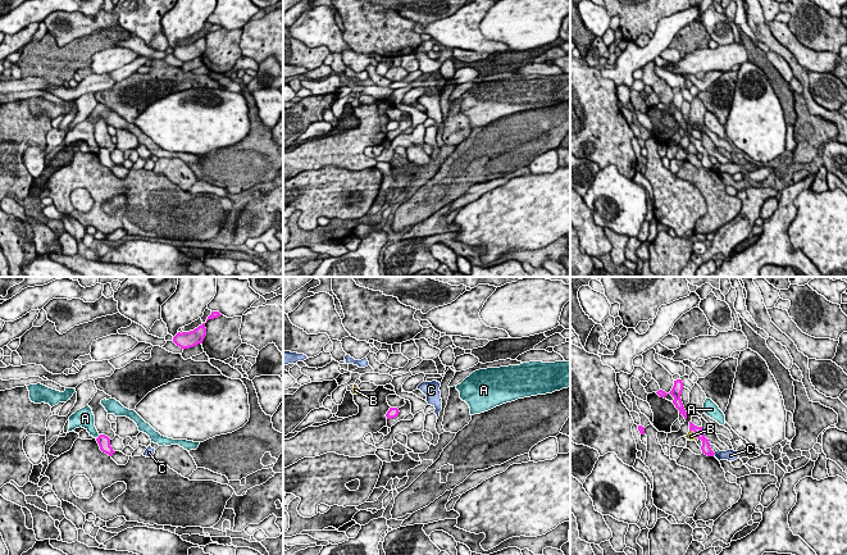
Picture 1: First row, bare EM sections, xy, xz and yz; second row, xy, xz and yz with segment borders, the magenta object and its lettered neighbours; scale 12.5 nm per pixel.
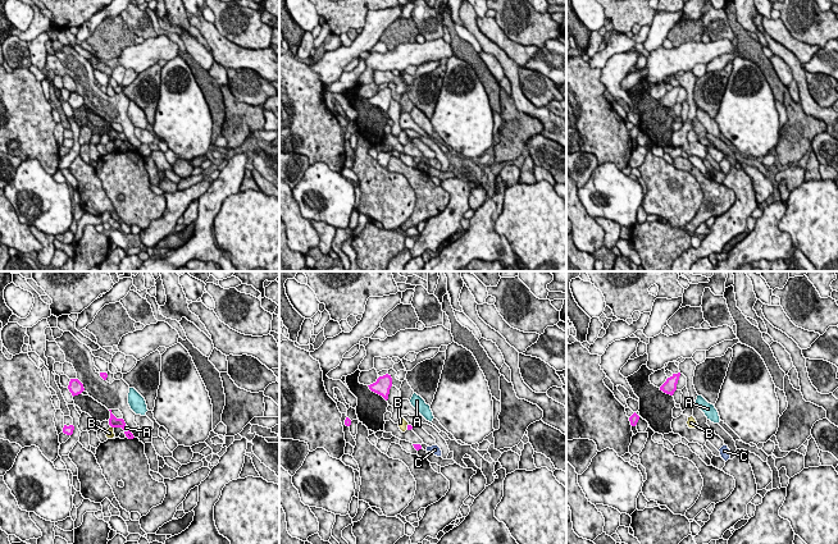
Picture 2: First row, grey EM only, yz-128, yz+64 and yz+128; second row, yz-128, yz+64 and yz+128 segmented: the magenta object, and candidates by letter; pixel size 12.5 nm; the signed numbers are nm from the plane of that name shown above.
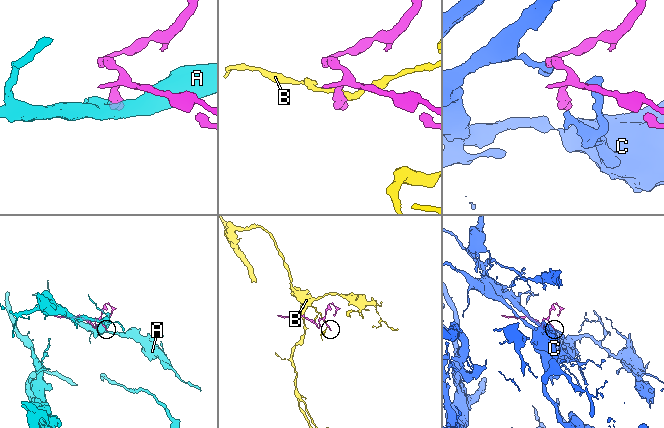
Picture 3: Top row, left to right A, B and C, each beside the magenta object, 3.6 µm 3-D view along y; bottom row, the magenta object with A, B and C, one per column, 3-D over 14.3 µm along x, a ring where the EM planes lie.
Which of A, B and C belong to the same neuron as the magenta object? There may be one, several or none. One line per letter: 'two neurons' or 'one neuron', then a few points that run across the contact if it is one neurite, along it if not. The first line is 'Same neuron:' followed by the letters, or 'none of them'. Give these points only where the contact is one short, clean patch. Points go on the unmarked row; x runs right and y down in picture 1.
Same neuron: none of them
A: two neurons | xy (100, 148), (96, 151)
B: two neurons | yz (690, 142), (698, 151)
C: two neurons | yz (715, 165), (713, 168)

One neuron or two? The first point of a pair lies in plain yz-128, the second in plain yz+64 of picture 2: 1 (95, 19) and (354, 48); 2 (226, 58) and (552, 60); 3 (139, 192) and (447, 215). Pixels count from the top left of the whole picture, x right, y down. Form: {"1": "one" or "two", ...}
{"1": "one", "2": "two", "3": "two"}

